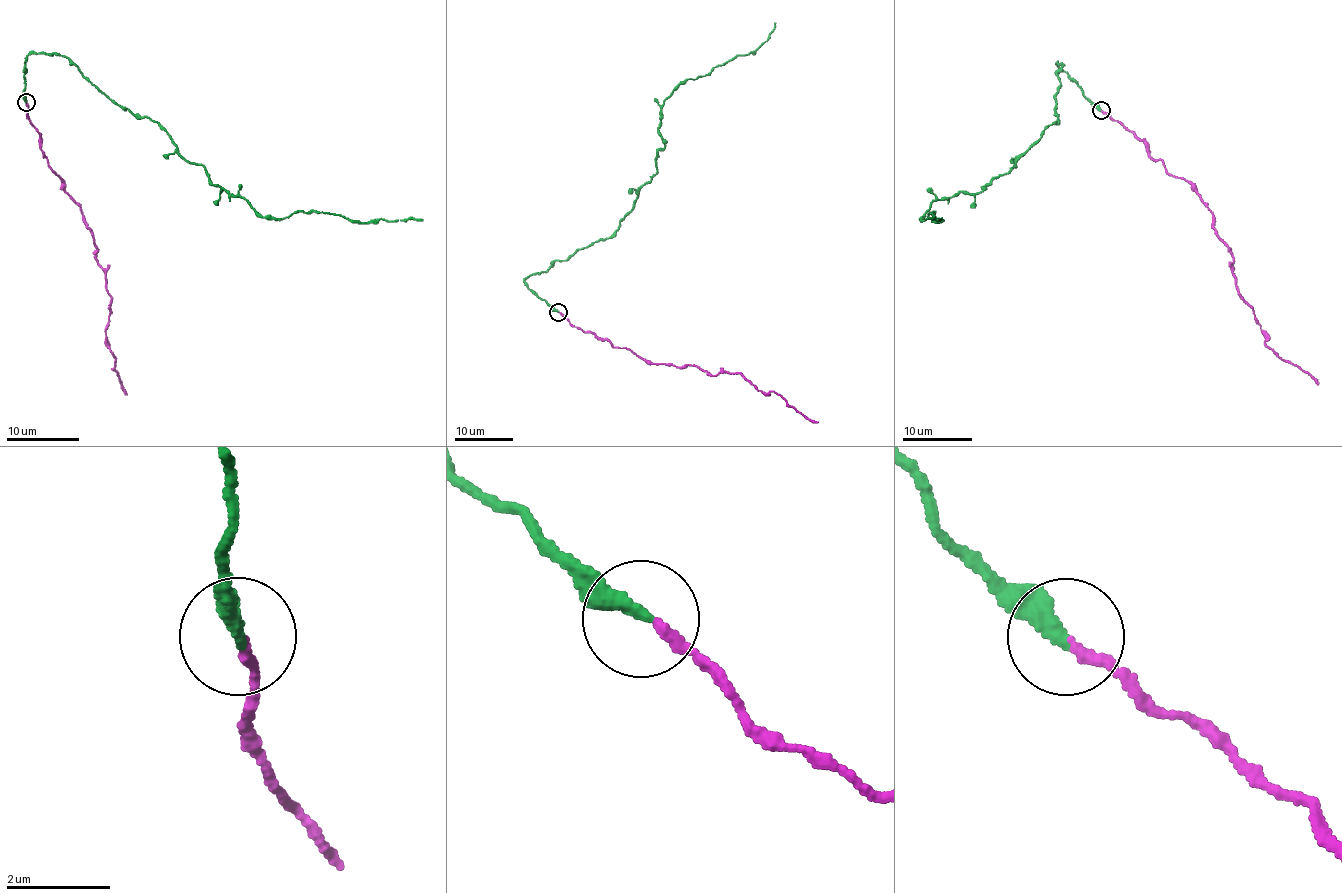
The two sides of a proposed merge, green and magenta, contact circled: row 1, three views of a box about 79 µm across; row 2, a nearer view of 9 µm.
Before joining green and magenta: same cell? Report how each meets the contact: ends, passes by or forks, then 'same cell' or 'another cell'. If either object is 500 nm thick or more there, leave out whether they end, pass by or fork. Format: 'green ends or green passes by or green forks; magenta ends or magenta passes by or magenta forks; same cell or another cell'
green ends; magenta ends; same cell

